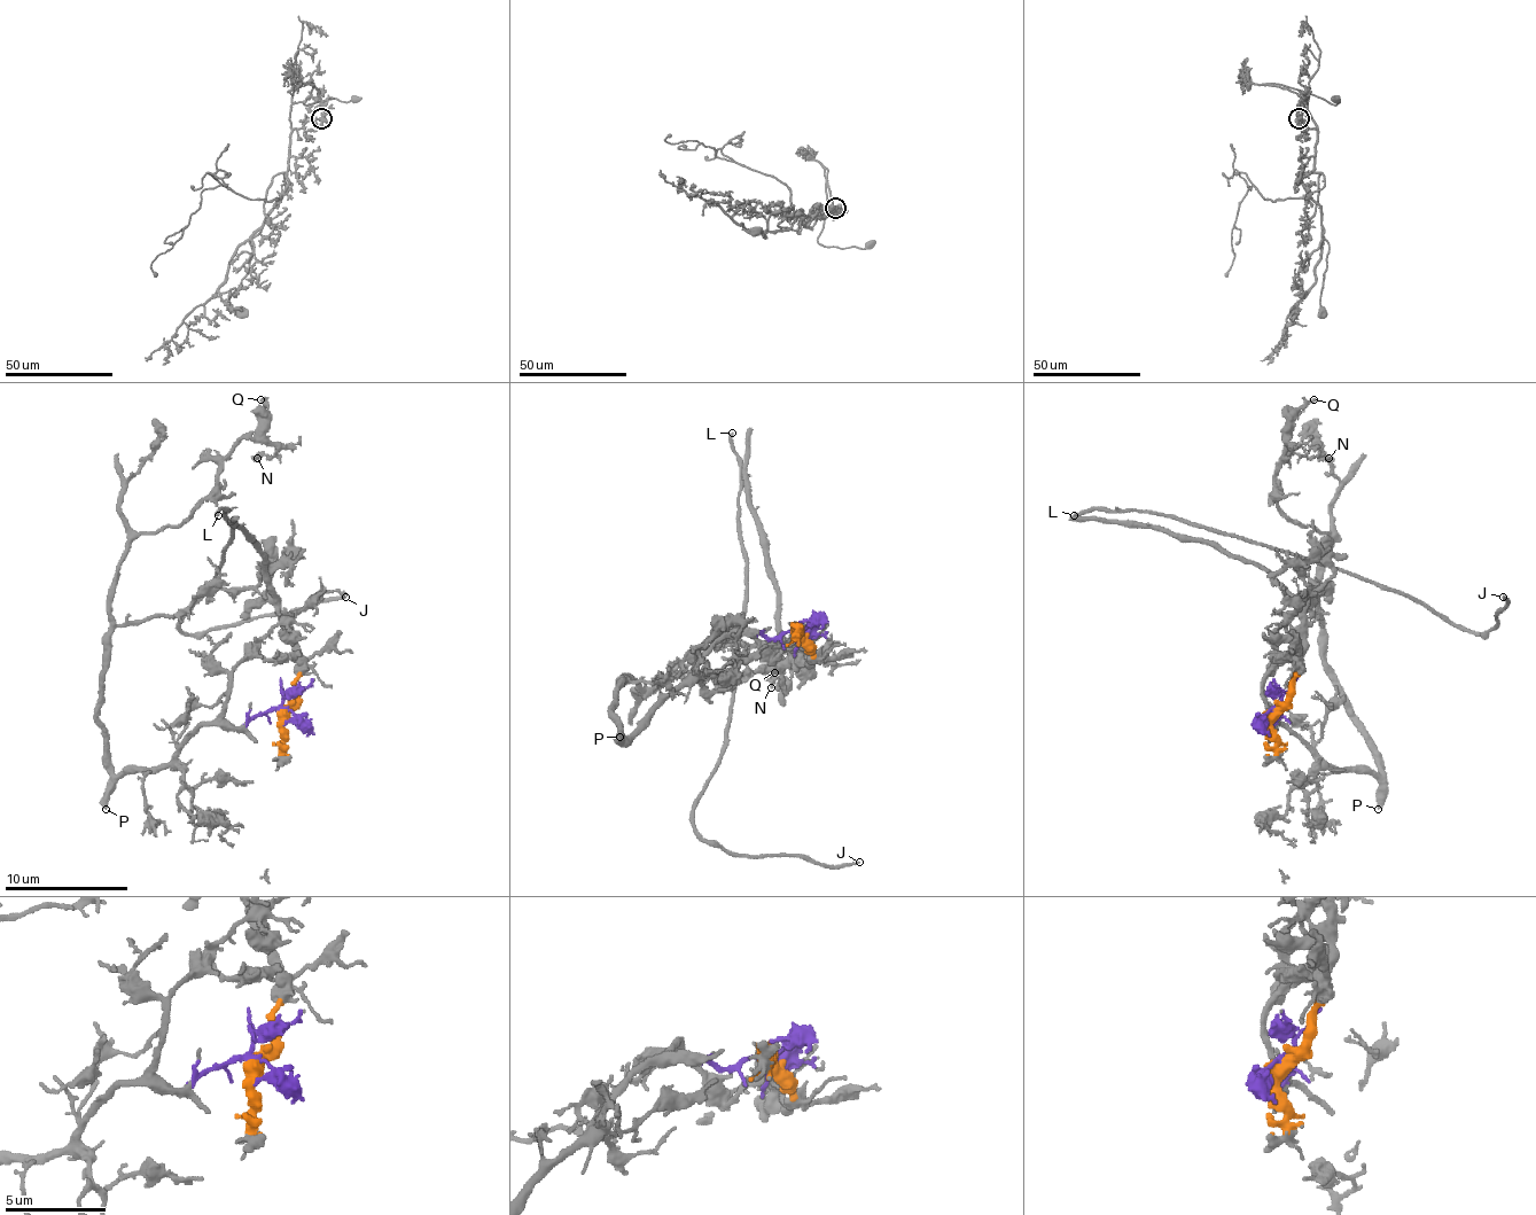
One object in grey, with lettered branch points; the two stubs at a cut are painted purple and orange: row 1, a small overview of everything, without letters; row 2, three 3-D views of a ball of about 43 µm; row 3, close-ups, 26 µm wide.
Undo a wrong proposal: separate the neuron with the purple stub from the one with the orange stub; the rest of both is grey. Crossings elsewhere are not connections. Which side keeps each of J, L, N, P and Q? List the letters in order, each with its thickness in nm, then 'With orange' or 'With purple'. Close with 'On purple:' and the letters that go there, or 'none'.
J: Thickness 190 nm. With orange
L: Thickness 220 nm. With orange
N: Thickness 280 nm. With purple
P: Thickness 400 nm. With purple
Q: Thickness 220 nm. With purple
On purple: N, P, Q

